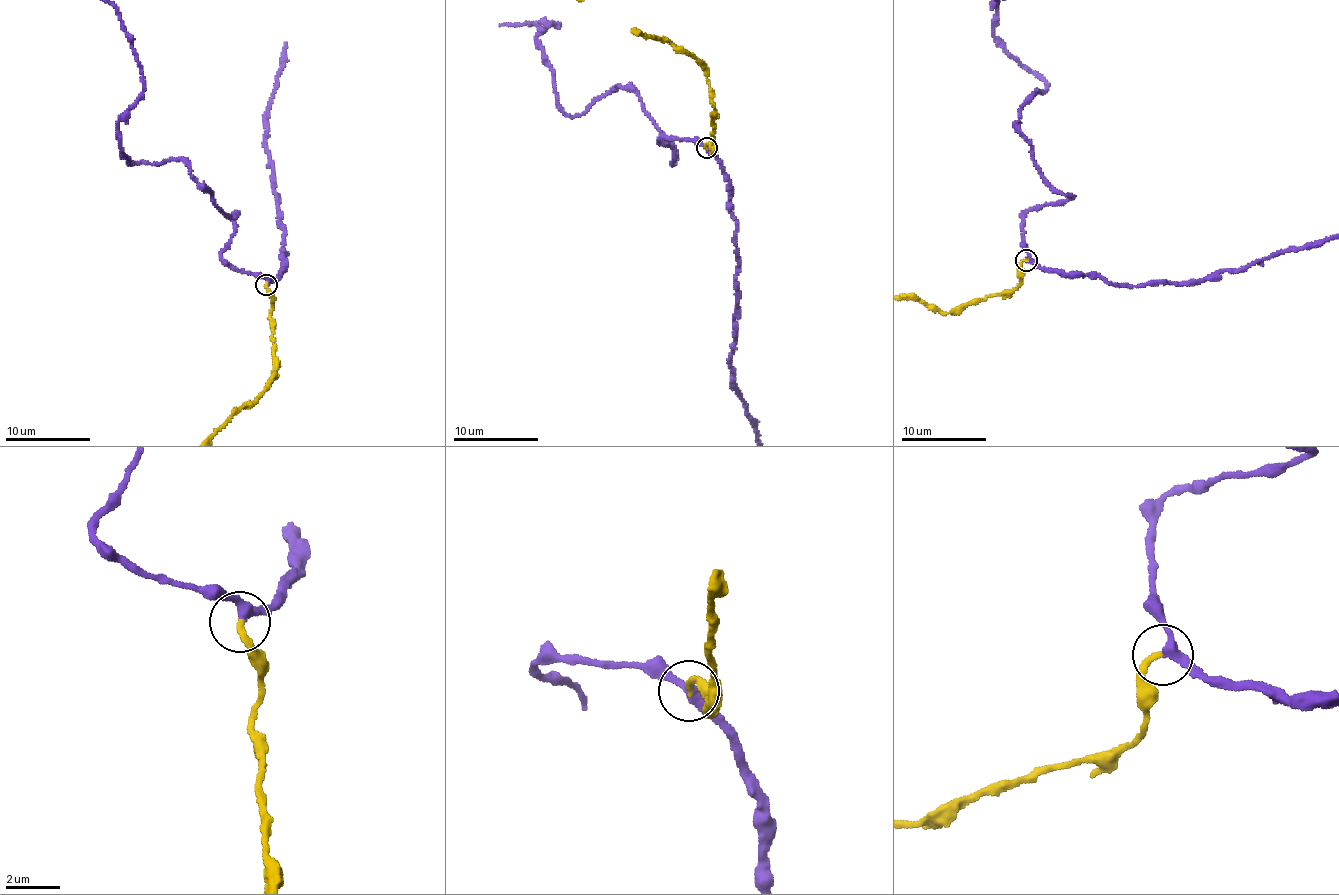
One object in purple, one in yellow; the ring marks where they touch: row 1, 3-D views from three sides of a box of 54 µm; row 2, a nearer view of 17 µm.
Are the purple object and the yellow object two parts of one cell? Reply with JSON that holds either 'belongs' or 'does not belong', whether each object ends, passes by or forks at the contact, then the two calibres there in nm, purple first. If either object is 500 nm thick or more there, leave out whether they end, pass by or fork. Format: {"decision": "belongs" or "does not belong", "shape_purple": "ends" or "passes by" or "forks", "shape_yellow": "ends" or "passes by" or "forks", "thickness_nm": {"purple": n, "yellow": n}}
{"decision": "belongs", "shape_purple": "passes by", "shape_yellow": "ends", "thickness_nm": {"purple": 300, "yellow": 240}}

